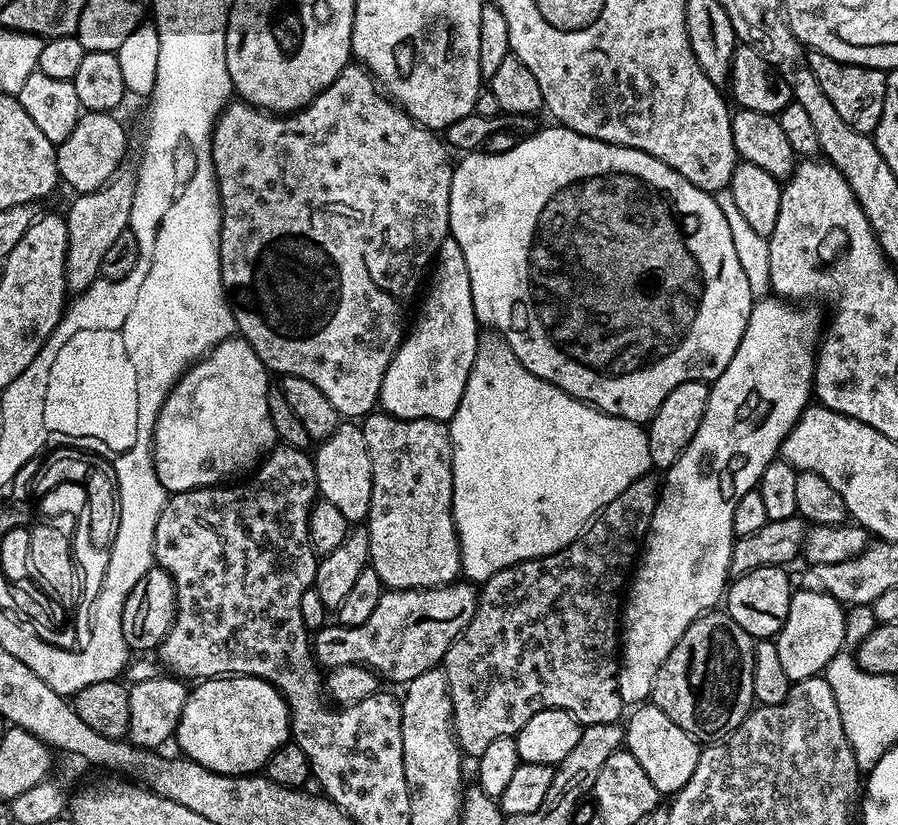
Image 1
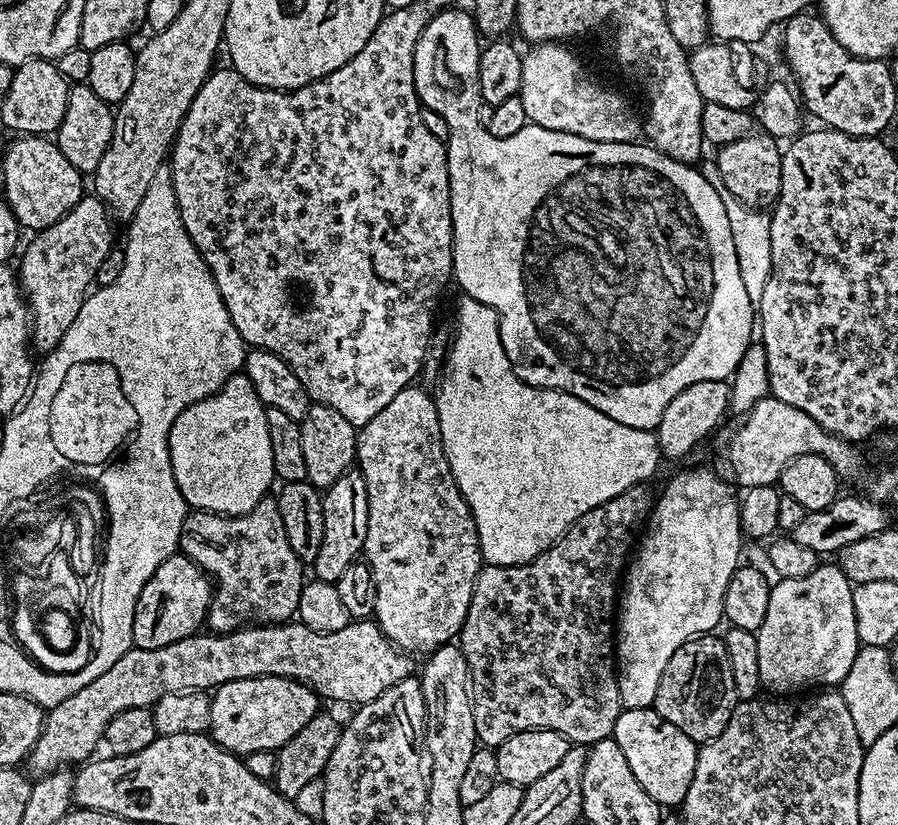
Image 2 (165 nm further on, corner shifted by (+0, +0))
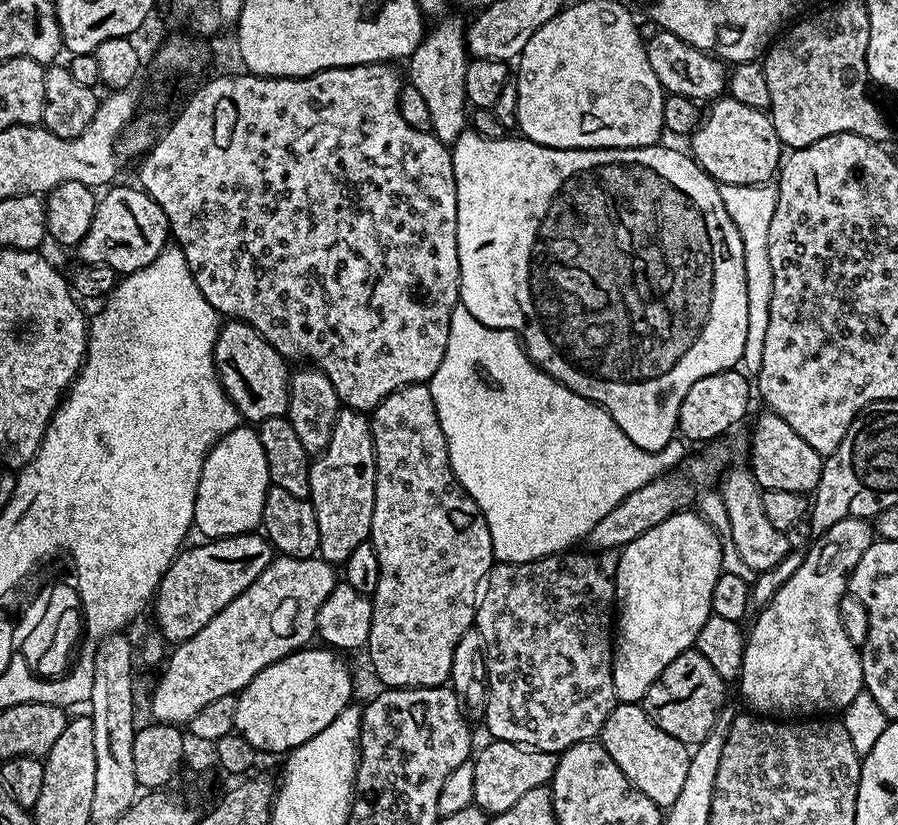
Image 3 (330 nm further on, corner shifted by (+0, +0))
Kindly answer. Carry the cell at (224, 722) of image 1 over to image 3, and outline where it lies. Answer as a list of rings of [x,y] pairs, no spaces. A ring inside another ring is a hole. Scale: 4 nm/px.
[[[305,646],[299,652],[291,652],[286,658],[266,666],[244,687],[236,696],[234,710],[234,731],[246,738],[250,746],[254,746],[257,753],[281,752],[287,754],[292,749],[310,742],[314,734],[322,734],[342,710],[353,703],[352,700],[352,672],[343,660],[339,651],[327,646]]]

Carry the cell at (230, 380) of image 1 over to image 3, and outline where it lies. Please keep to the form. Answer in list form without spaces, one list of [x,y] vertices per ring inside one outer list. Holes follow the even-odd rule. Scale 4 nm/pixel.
[[[241,426],[221,436],[212,449],[206,454],[202,474],[198,478],[198,494],[194,502],[195,531],[208,540],[221,540],[227,536],[240,536],[243,532],[255,533],[262,524],[262,506],[270,487],[266,453],[262,450],[259,431],[252,426]]]

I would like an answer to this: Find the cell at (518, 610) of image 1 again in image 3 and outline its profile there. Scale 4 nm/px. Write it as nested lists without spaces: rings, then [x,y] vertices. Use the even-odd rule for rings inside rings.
[[[569,550],[554,556],[543,556],[541,560],[531,560],[530,562],[522,562],[521,564],[506,564],[503,562],[493,563],[492,569],[488,571],[487,577],[482,585],[482,591],[478,596],[478,603],[476,606],[476,618],[474,621],[475,631],[482,634],[484,639],[484,659],[486,661],[486,707],[483,709],[482,717],[488,723],[489,737],[492,740],[505,740],[511,744],[519,744],[526,748],[531,748],[538,752],[551,752],[559,754],[566,751],[570,746],[574,746],[583,740],[595,740],[599,737],[602,726],[606,722],[606,718],[612,713],[613,708],[616,707],[618,701],[614,694],[614,674],[612,673],[612,653],[614,651],[614,605],[616,602],[616,562],[618,559],[615,551],[598,552],[593,551],[589,554],[587,551],[576,552],[580,550]]]

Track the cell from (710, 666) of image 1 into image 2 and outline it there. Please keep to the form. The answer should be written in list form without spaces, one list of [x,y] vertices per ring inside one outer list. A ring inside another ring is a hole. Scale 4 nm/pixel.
[[[705,634],[687,640],[682,648],[674,650],[674,658],[662,670],[654,707],[658,715],[666,718],[666,722],[674,722],[691,740],[707,742],[726,730],[737,703],[734,670],[724,641],[719,635]]]

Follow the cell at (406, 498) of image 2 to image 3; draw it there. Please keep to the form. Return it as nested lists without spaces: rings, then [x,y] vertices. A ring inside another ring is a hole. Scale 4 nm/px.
[[[427,383],[408,384],[404,388],[394,390],[389,396],[382,401],[376,408],[371,409],[370,419],[372,422],[372,441],[376,447],[376,489],[374,490],[374,514],[372,515],[372,535],[370,543],[374,546],[374,550],[378,554],[378,566],[380,567],[380,577],[378,578],[378,590],[370,598],[372,601],[372,621],[370,622],[370,638],[366,645],[366,653],[368,652],[368,660],[372,663],[372,668],[376,671],[376,676],[381,680],[385,689],[389,688],[439,688],[449,683],[452,675],[452,659],[454,658],[454,646],[458,646],[458,638],[462,638],[462,634],[466,634],[472,627],[476,618],[476,606],[478,603],[478,593],[481,591],[482,585],[487,577],[488,571],[492,569],[494,557],[492,554],[492,532],[486,526],[484,515],[478,510],[476,503],[468,497],[468,493],[464,491],[456,482],[456,475],[450,466],[450,458],[448,457],[448,443],[442,434],[442,426],[438,422],[438,414],[434,406],[434,398],[432,397],[431,387]]]

